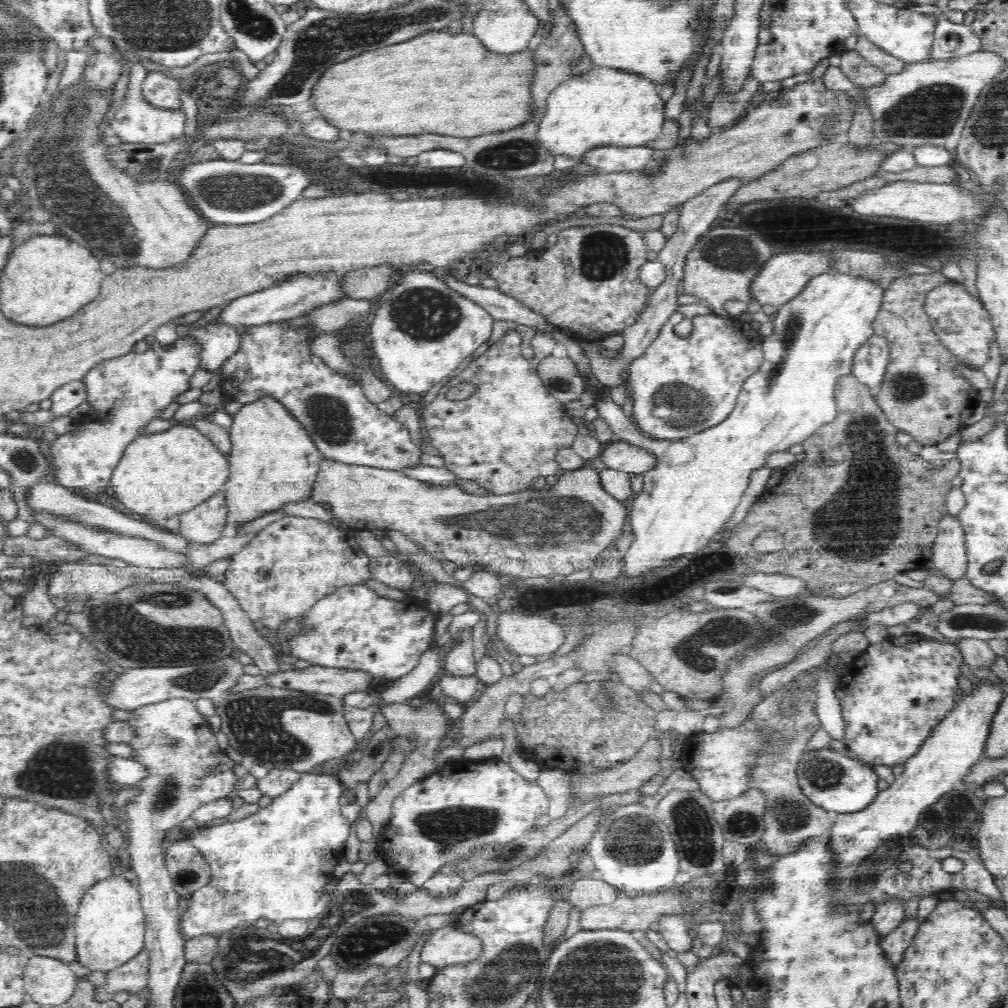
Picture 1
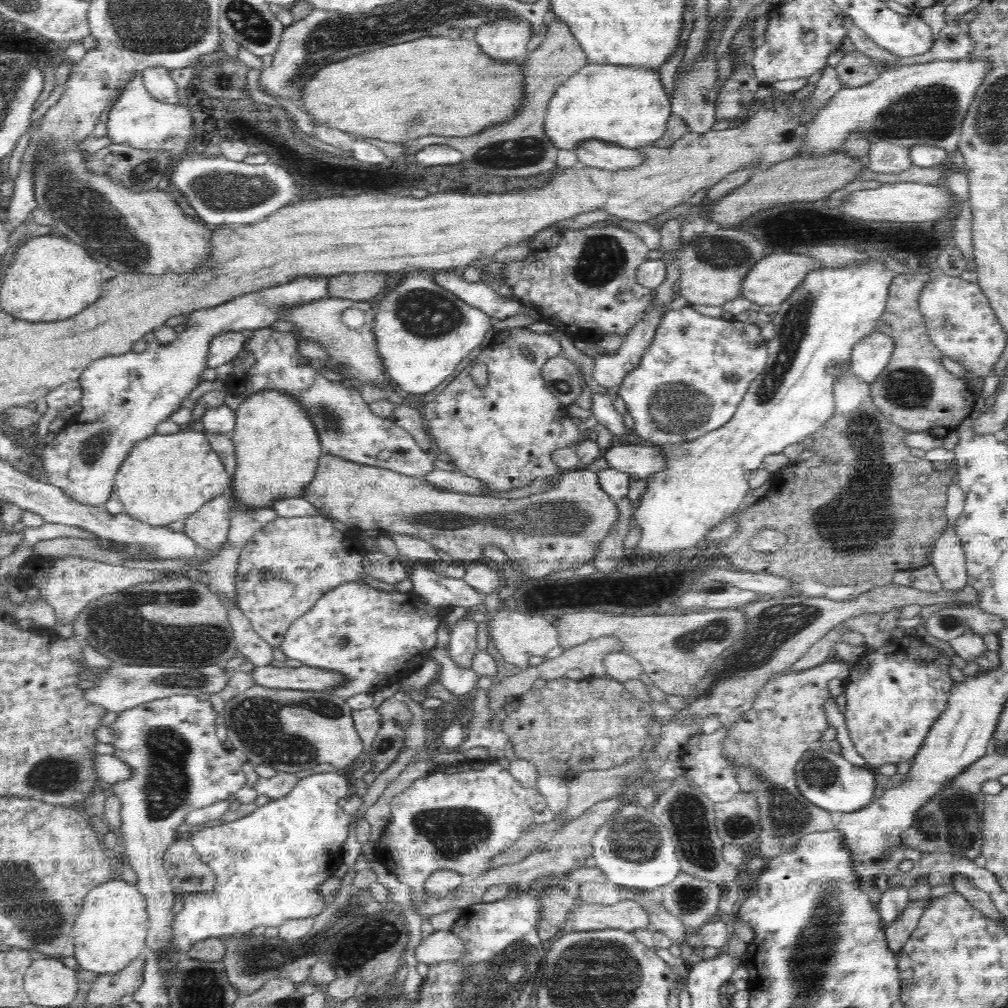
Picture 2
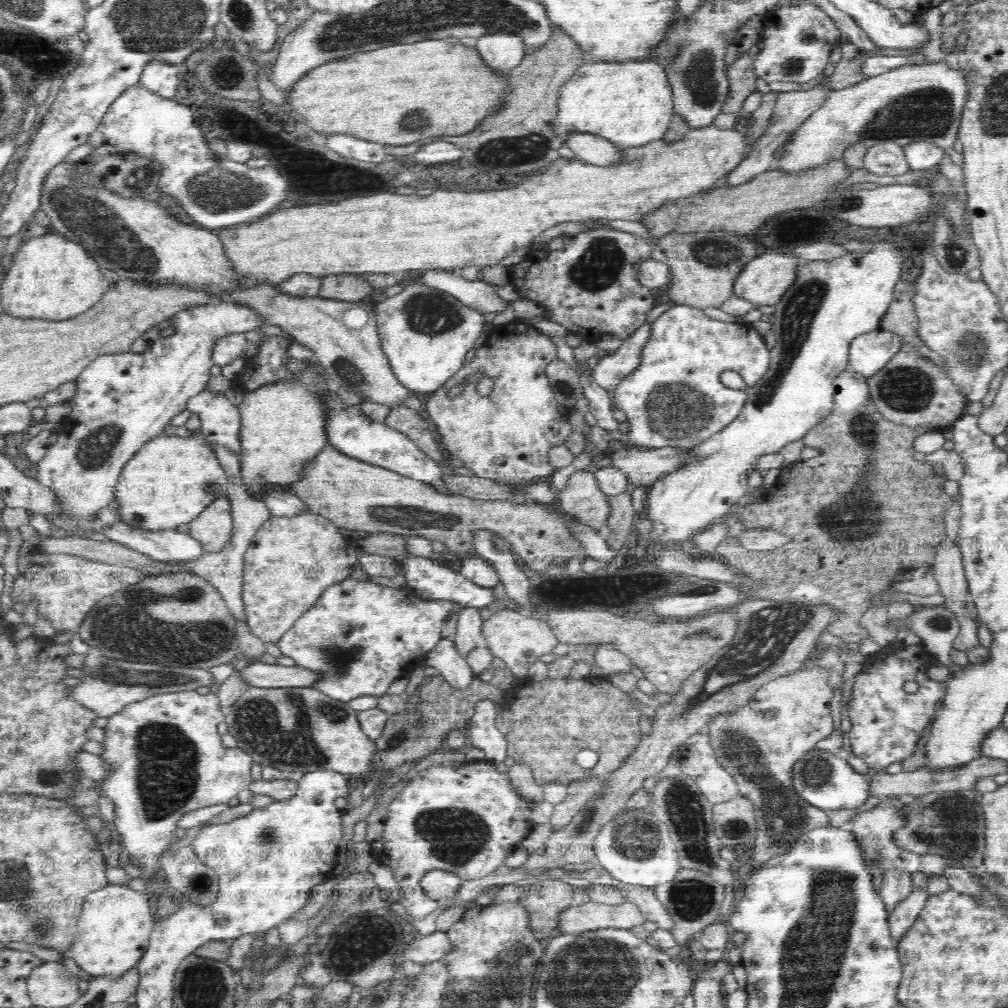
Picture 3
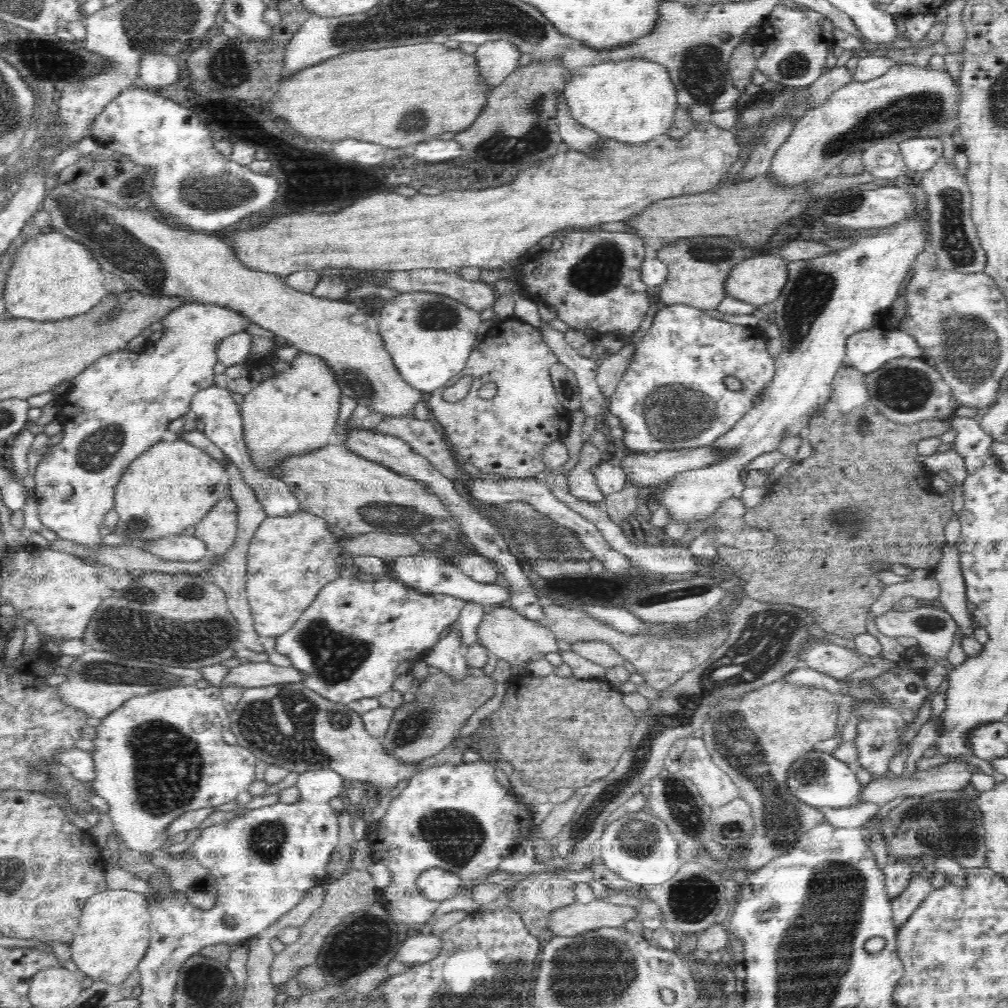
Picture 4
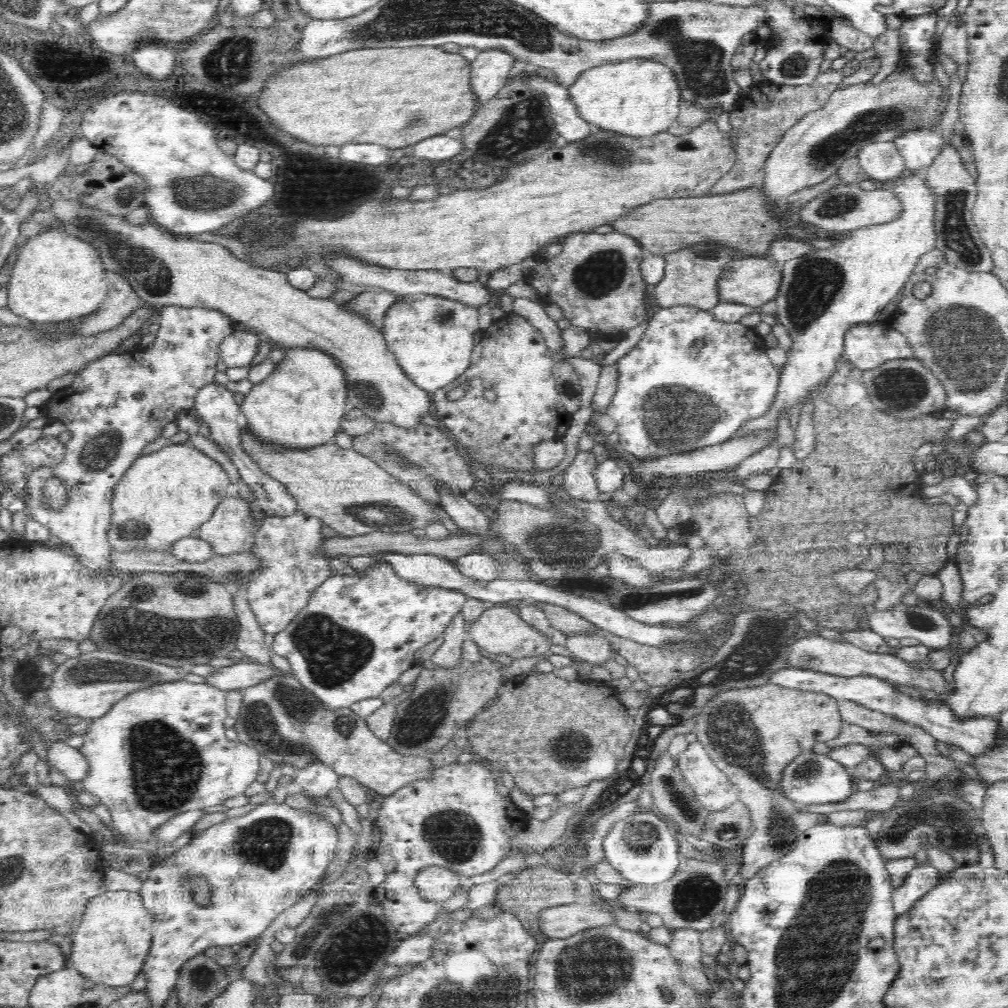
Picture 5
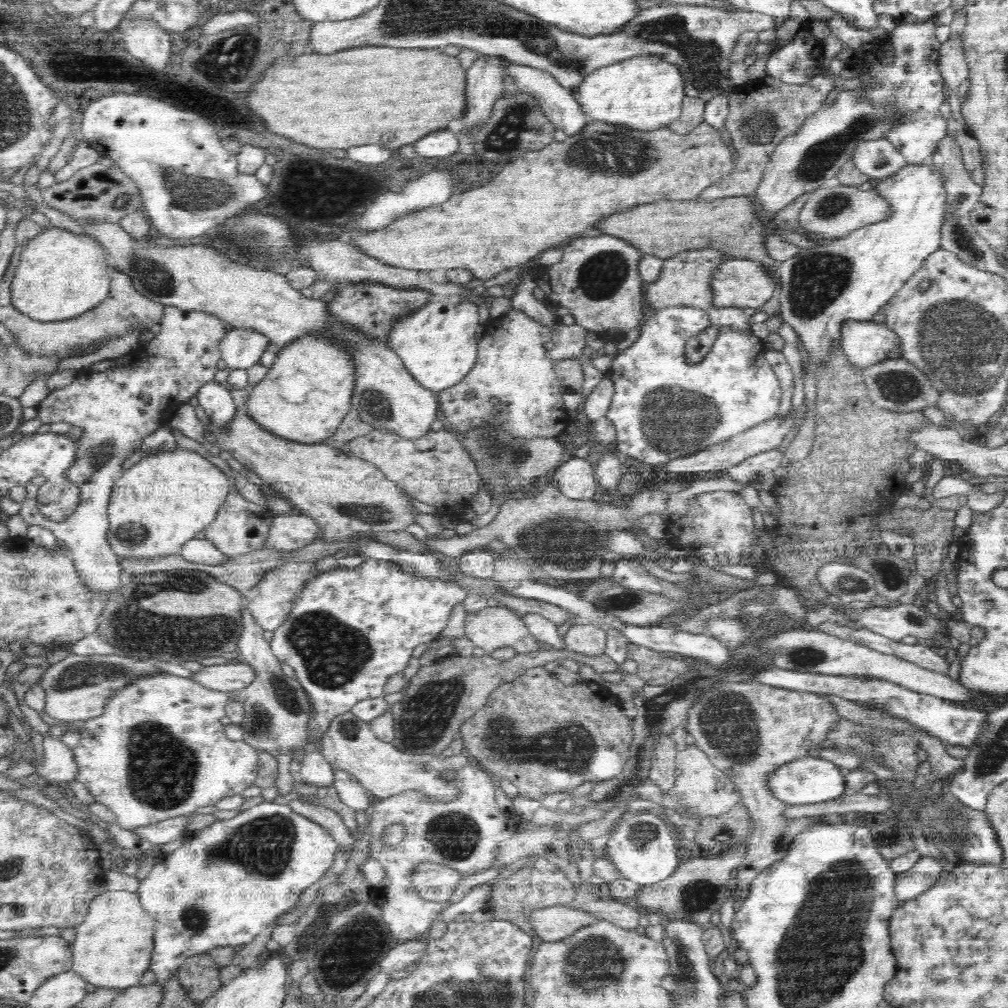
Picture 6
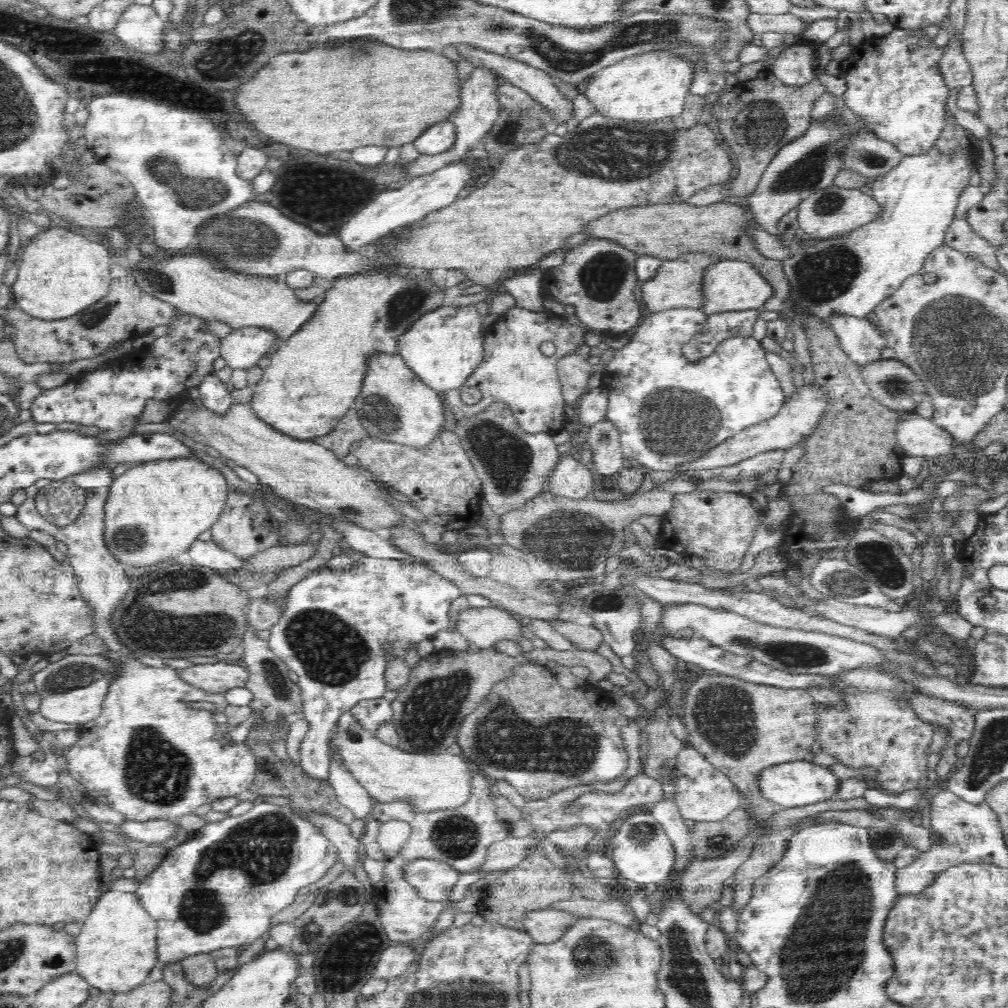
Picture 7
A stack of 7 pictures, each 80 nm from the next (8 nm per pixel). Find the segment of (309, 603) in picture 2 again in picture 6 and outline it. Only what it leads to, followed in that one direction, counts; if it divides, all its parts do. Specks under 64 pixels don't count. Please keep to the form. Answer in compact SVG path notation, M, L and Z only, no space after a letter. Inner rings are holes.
M294 511L287 515L276 515L272 518L268 540L262 550L294 552L300 548L306 548L317 540L318 530L317 522L302 512ZM314 562L287 563L279 568L268 570L262 580L256 582L254 588L247 591L246 609L256 620L256 624L263 630L276 630L283 620L288 618L294 601L297 599L301 588L310 582L319 572L314 569Z

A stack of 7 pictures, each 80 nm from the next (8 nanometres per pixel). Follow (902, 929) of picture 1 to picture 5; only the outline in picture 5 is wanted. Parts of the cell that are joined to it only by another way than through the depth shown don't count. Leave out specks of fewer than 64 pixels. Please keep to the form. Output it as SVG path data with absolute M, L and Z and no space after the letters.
M930 863L914 867L903 880L900 886L893 890L893 910L897 916L906 914L922 896L938 884L940 871Z

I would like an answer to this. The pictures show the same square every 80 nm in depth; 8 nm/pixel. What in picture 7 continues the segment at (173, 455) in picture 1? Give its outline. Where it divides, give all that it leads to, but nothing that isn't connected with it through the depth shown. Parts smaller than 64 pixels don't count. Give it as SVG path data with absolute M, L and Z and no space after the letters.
M190 454L176 459L141 463L114 479L104 510L104 542L108 551L128 567L142 569L184 558L202 532L214 526L227 501L230 487L223 474Z

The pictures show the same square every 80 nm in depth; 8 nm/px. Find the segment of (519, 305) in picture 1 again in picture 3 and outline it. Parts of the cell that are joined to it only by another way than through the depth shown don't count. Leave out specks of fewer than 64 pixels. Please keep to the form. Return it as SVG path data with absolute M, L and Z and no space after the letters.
M427 270L408 280L402 280L401 286L406 288L410 284L423 284L430 288L443 290L455 296L466 306L476 309L478 312L502 312L512 302L506 302L497 293L497 287L486 283L481 278L475 281L465 279L456 270Z

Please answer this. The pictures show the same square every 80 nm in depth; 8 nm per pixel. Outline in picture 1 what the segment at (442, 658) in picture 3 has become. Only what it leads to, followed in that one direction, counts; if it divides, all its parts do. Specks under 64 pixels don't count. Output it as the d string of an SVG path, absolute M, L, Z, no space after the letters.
M443 671L436 683L441 686L450 701L466 707L476 700L481 691L481 683L476 675L458 676L450 671Z

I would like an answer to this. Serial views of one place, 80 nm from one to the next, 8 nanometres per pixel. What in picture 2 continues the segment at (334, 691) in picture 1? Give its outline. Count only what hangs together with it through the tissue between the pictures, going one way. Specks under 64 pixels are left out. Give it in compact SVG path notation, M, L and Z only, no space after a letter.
M302 665L300 667L255 666L251 673L256 688L265 690L326 691L345 681L341 672Z

